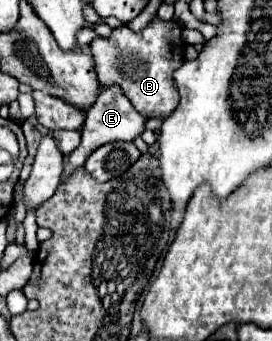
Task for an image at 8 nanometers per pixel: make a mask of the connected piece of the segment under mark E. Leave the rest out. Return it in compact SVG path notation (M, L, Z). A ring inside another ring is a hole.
M111 85L107 89L103 89L101 97L97 99L97 103L87 111L87 119L85 119L85 125L83 125L83 131L81 131L81 145L65 157L65 167L63 167L63 173L61 173L61 183L63 179L67 179L73 171L77 171L85 159L97 149L101 147L103 143L111 143L111 141L131 141L135 139L137 135L141 135L145 129L145 117L141 117L133 105L129 103L129 99L121 93L119 87Z

